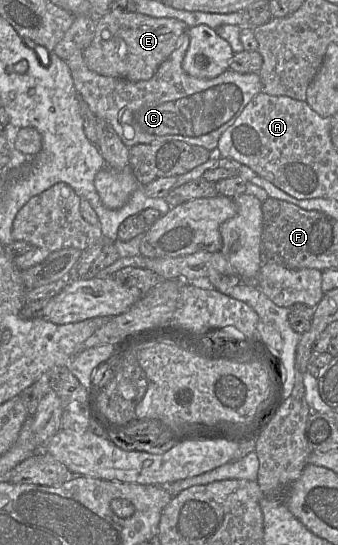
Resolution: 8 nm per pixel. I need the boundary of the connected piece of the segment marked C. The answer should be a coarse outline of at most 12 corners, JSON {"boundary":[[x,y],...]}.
{"boundary":[[189,41],[143,81],[65,61],[127,147],[179,140],[213,152],[261,92],[258,73],[182,68]]}

